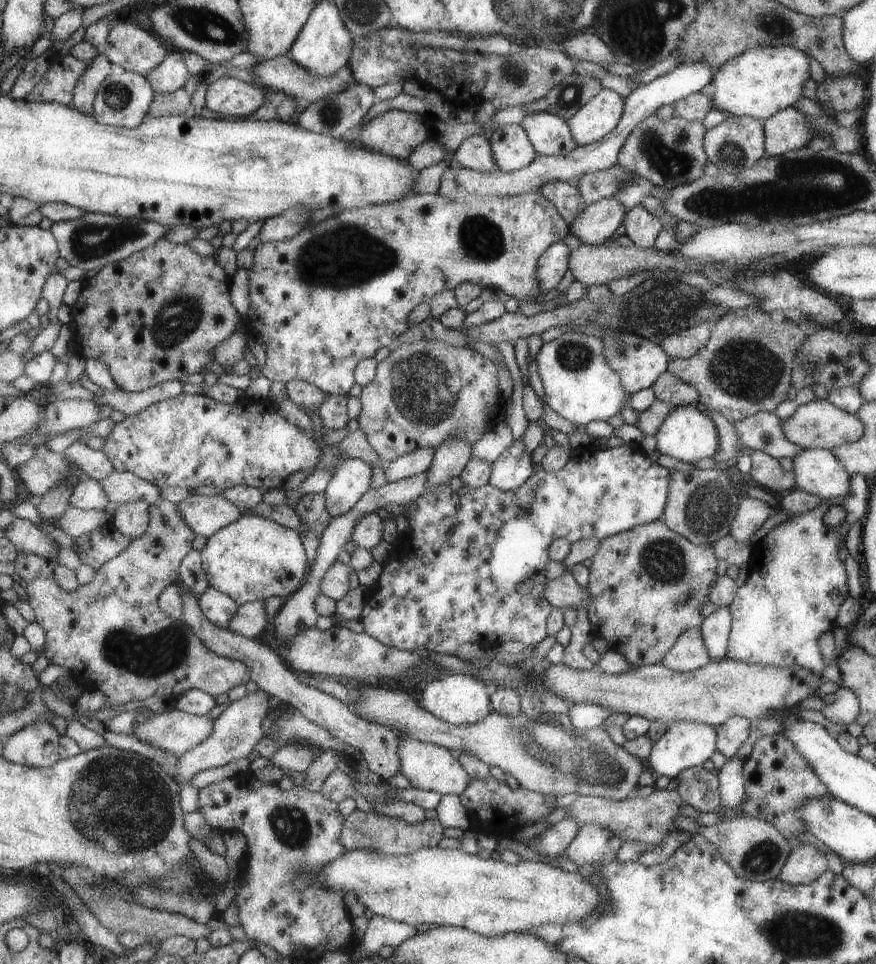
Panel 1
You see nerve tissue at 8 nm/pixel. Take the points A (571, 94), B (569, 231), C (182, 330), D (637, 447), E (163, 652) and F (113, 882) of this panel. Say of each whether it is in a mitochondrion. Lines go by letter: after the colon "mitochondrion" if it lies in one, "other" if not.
A: mitochondrion
B: other
C: other
D: other
E: mitochondrion
F: other

